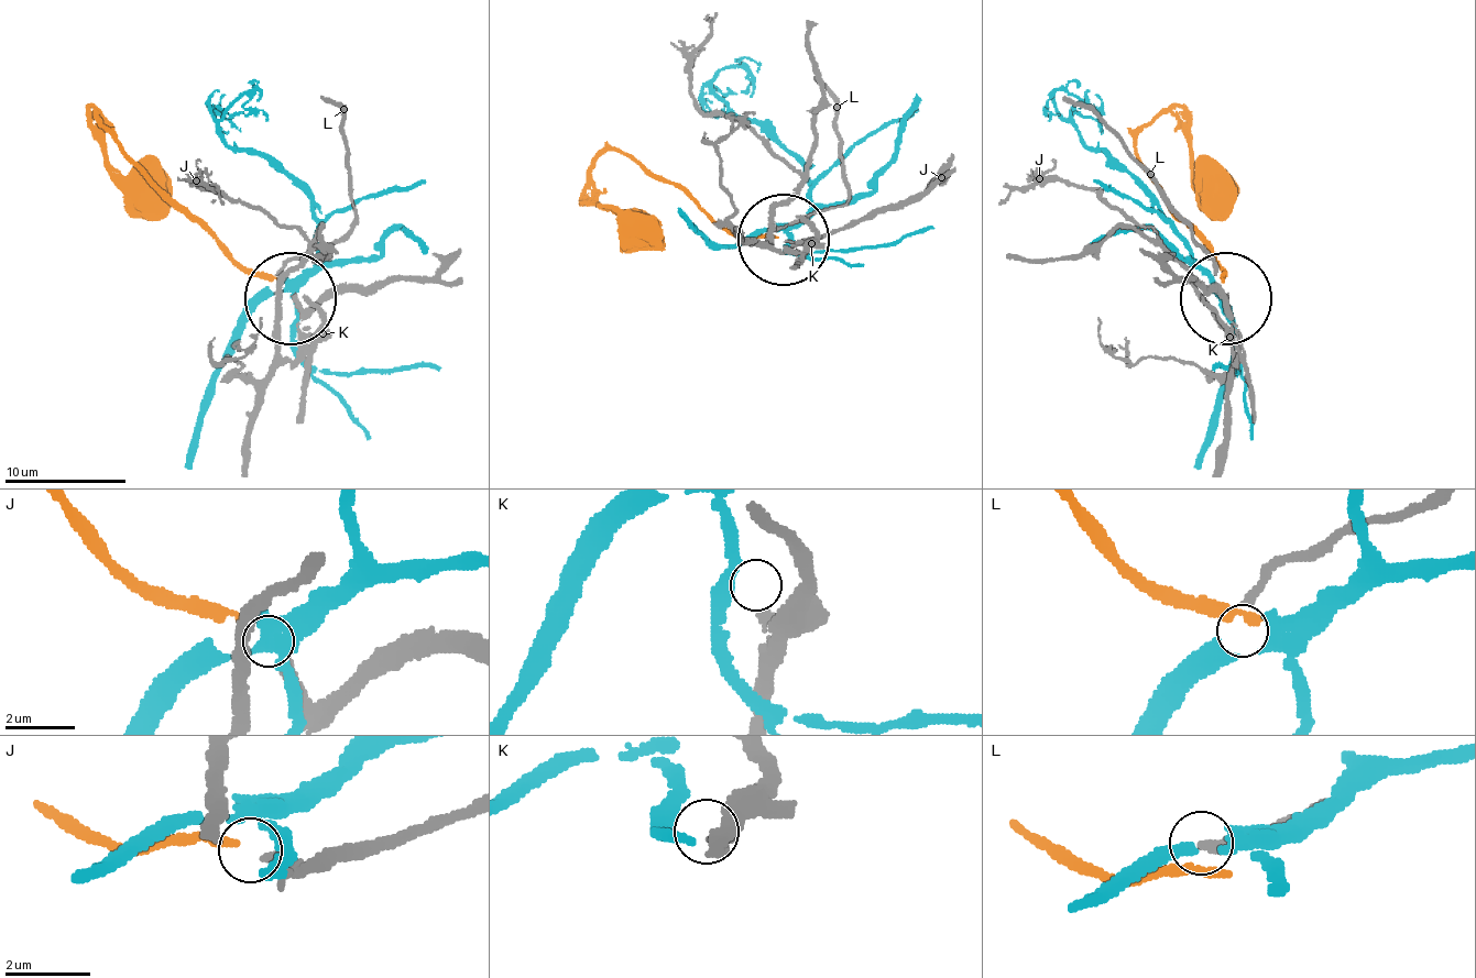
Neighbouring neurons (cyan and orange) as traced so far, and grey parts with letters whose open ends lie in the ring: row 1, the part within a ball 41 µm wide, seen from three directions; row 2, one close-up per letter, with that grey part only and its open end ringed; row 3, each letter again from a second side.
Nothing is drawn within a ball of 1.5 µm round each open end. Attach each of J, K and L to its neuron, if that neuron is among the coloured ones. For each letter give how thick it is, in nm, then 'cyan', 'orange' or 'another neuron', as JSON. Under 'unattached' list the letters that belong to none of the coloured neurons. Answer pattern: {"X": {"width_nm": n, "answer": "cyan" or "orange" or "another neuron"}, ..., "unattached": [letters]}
{"J": {"width_nm": 240, "answer": "orange"}, "K": {"width_nm": 170, "answer": "another neuron"}, "L": {"width_nm": 260, "answer": "cyan"}, "unattached": ["K"]}

